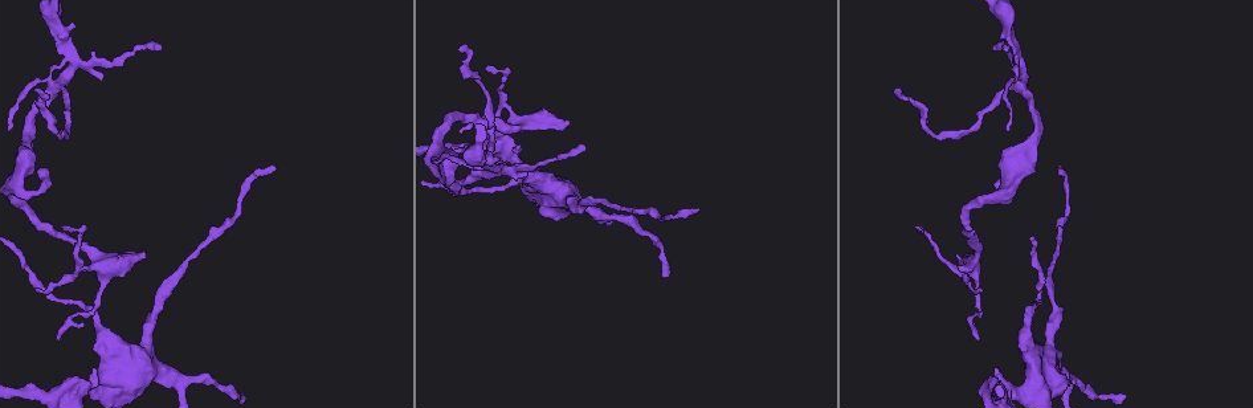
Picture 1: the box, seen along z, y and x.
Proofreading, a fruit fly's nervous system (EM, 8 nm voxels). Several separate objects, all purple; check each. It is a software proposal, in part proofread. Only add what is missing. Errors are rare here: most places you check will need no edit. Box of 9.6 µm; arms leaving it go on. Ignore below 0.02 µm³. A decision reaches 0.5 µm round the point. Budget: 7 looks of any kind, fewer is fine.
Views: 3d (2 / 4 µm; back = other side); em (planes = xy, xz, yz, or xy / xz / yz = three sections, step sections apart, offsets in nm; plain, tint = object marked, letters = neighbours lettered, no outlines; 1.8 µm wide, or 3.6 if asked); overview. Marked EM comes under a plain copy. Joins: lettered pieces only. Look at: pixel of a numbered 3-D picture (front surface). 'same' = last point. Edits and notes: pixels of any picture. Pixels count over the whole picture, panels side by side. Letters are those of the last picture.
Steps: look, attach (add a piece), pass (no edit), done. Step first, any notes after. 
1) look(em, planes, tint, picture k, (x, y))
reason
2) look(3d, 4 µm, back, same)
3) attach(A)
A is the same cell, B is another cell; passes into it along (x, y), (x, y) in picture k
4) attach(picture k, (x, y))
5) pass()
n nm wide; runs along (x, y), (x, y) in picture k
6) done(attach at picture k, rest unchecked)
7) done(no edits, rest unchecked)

look(3d, 4 µm, picture 1, (96, 368))
an open end

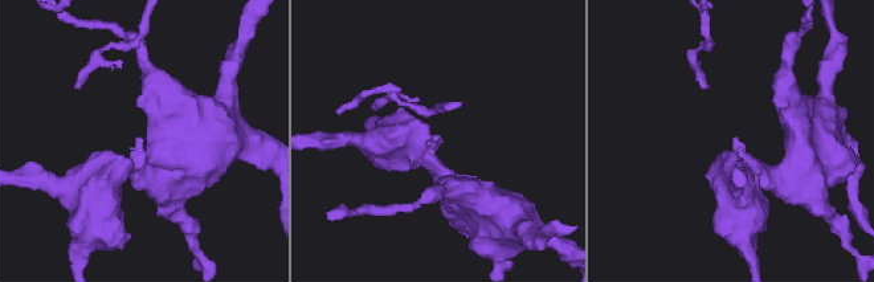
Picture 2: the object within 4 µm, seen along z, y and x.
look(em, planes, letters, picture 2, (437, 138))

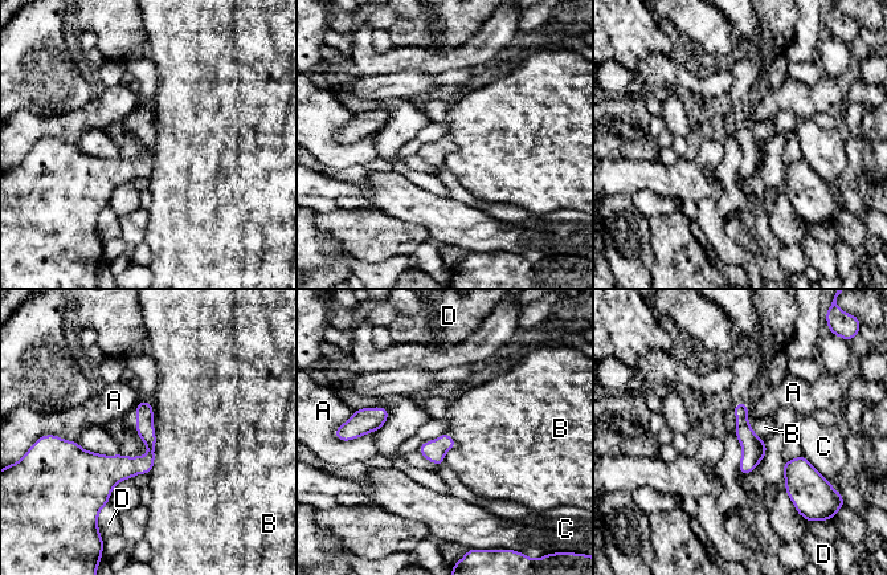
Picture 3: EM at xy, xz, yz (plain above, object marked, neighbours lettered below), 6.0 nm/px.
pass()
A, B, C and D are other cells; border along (151, 403), (155, 463), (148, 474) in picture 3; none of them fits

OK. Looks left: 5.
look(em, yz, step 16, letters, picture 1, (459, 47))
thin end

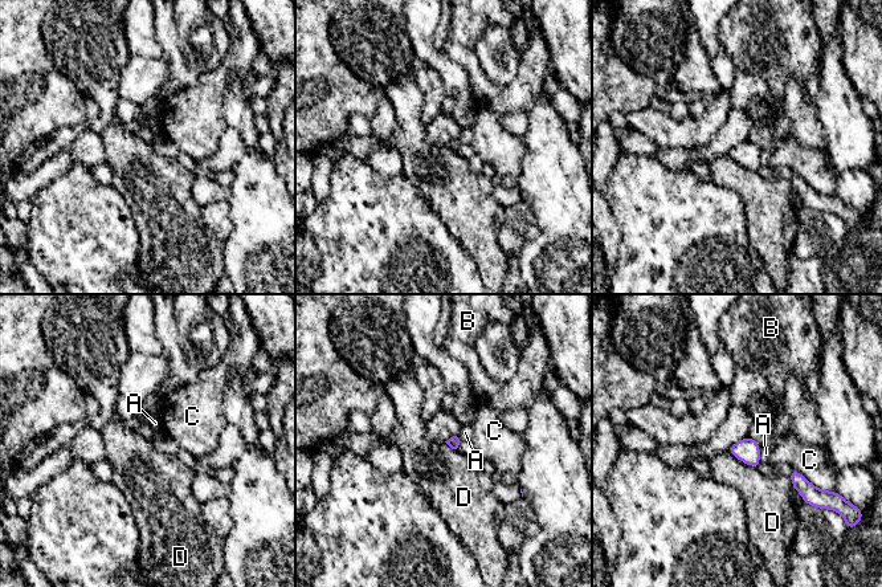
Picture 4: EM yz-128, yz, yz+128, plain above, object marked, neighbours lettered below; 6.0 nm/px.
pass()
C touches over 220 nm; A, B, C and D are other cells; none of them fits

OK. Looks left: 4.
look(3d, 2 µm, picture 1, (1059, 166))
branch stops here

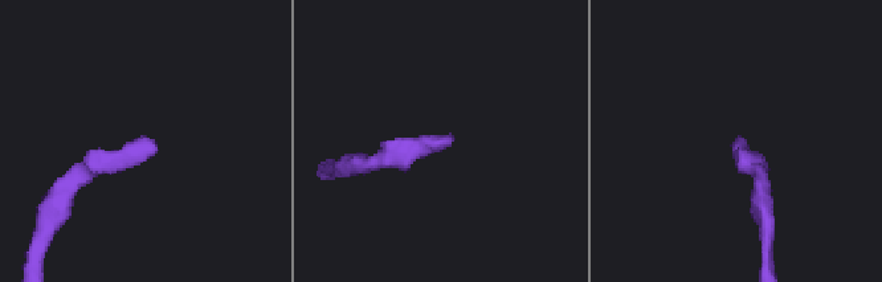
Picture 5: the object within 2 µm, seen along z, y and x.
look(em, planes, letters, picture 5, (453, 137))
now the EM

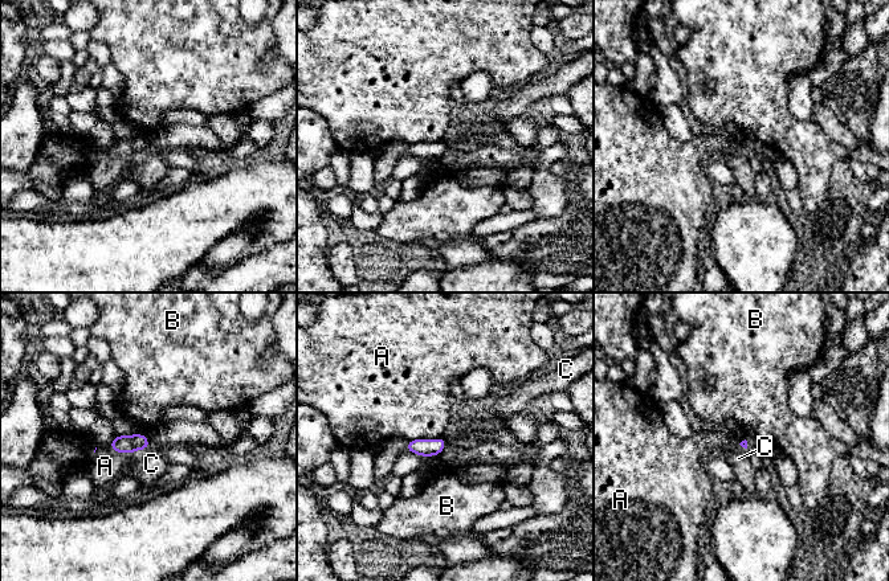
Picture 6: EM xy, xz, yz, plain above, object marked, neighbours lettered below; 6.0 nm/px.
pass()
A touches over 220 nm; A, B and C are other cells; border along (444, 437), (412, 438), (408, 441) in picture 6; no lettered piece goes on from it

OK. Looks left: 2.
done(no edits, rest unchecked)

